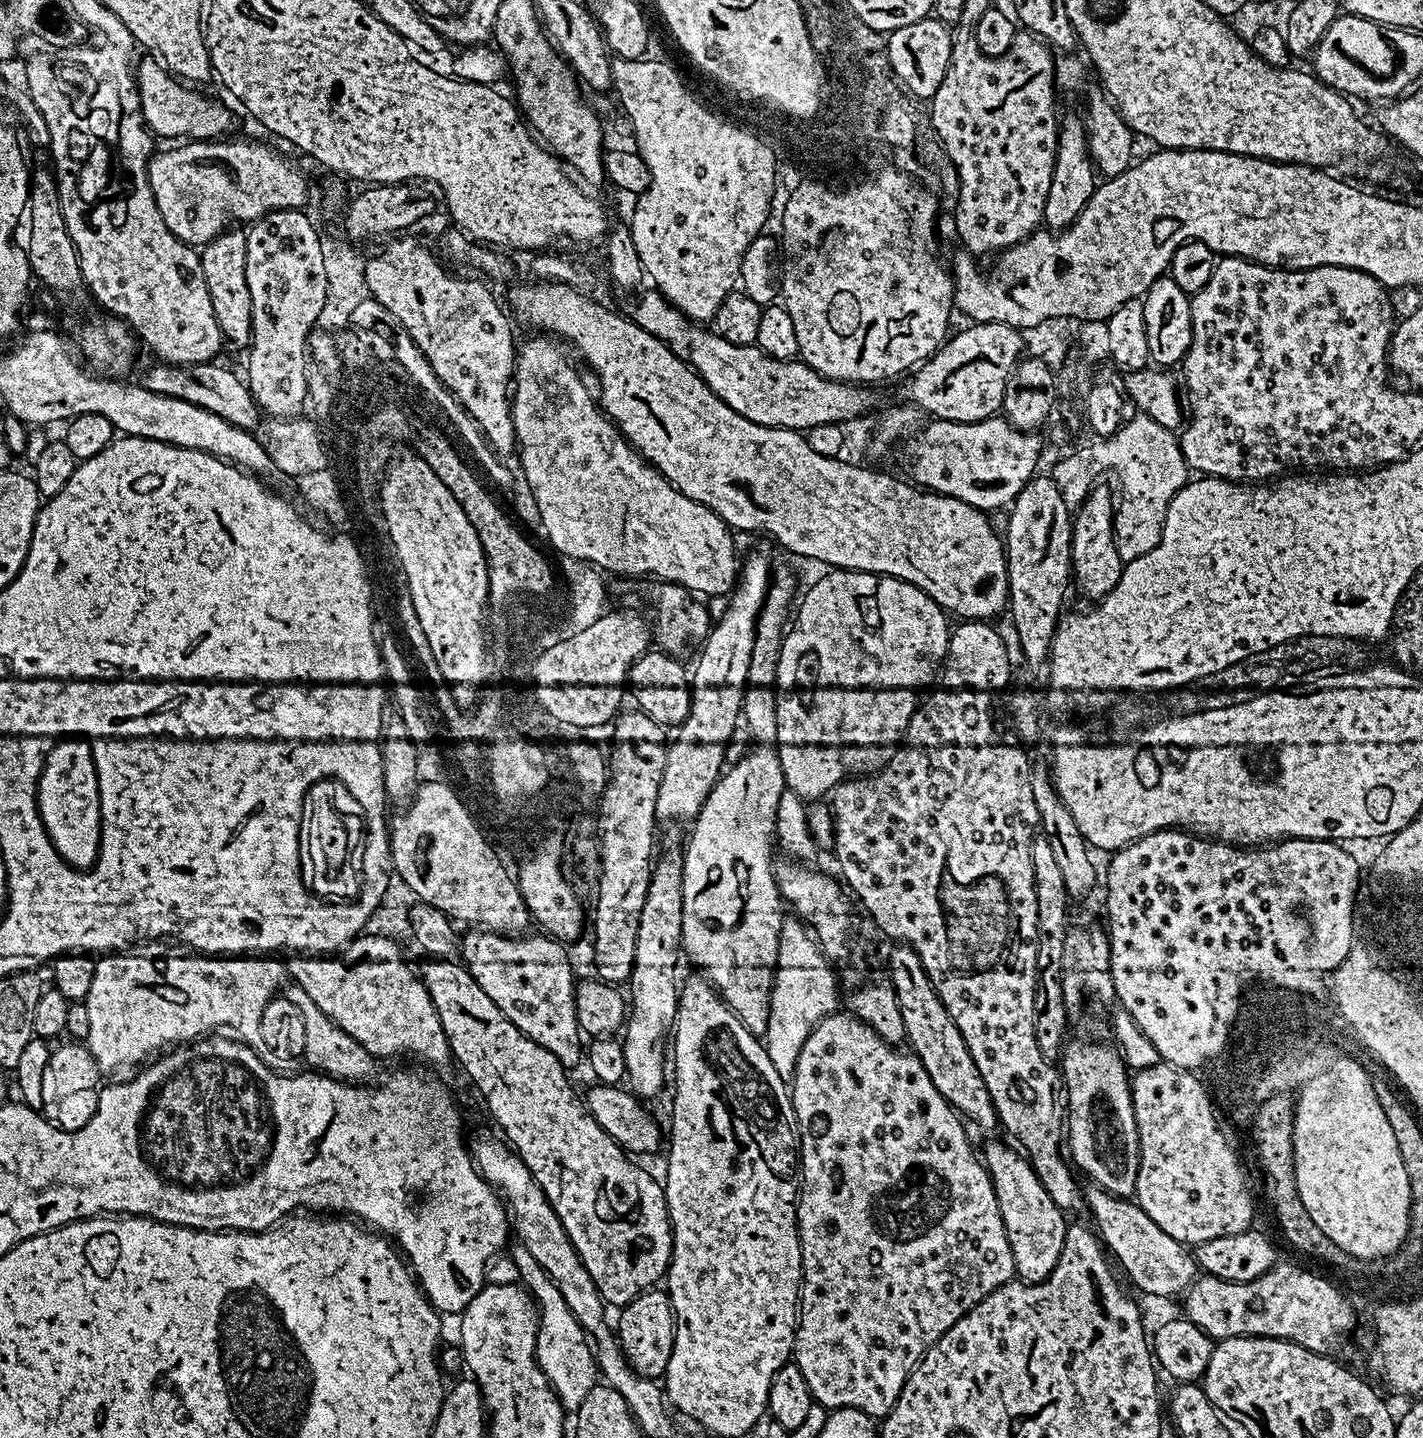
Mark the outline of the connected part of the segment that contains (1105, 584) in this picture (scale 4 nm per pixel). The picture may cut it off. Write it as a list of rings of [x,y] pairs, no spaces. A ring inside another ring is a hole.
[[[1097,483],[1088,493],[1072,517],[1072,574],[1074,588],[1084,596],[1093,596],[1099,602],[1114,588],[1124,572],[1125,561],[1120,559],[1116,549],[1114,527],[1114,492],[1106,485]]]

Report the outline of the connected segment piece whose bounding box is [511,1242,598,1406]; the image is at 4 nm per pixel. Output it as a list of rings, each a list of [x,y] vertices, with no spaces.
[[[519,1242],[513,1243],[511,1248],[516,1272],[521,1276],[519,1279],[523,1287],[532,1293],[538,1305],[536,1362],[555,1388],[556,1397],[562,1402],[572,1400],[572,1404],[578,1406],[598,1382],[598,1365],[590,1355],[590,1337],[568,1309],[568,1303],[566,1298],[562,1298],[559,1284],[549,1278],[548,1273],[534,1258],[534,1254],[530,1254],[530,1250],[526,1250],[526,1246]]]

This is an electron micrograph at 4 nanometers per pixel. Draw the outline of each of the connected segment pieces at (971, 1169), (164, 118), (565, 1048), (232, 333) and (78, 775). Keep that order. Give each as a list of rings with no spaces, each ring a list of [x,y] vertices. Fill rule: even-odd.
[[[837,1010],[831,1012],[822,1022],[818,1022],[818,1026],[802,1046],[802,1050],[798,1056],[798,1062],[796,1063],[794,1077],[790,1082],[792,1105],[796,1108],[796,1123],[798,1125],[798,1172],[802,1177],[798,1184],[798,1199],[796,1201],[796,1228],[800,1231],[800,1266],[802,1269],[802,1279],[800,1282],[800,1303],[798,1305],[794,1363],[800,1368],[802,1377],[806,1380],[806,1386],[811,1392],[815,1403],[821,1404],[829,1410],[856,1407],[858,1410],[864,1411],[873,1418],[883,1418],[888,1415],[890,1409],[896,1405],[897,1398],[900,1397],[900,1391],[906,1382],[906,1378],[915,1370],[916,1363],[928,1353],[928,1349],[933,1344],[940,1343],[940,1340],[946,1334],[946,1330],[950,1330],[950,1326],[954,1326],[954,1322],[958,1322],[978,1301],[983,1300],[985,1296],[989,1296],[995,1288],[1001,1288],[1003,1284],[1009,1283],[1016,1276],[1014,1254],[1010,1248],[1010,1238],[1004,1225],[1002,1210],[996,1197],[996,1187],[992,1182],[992,1175],[988,1171],[985,1161],[981,1157],[980,1160],[976,1157],[976,1152],[972,1149],[971,1142],[968,1141],[968,1132],[964,1129],[965,1121],[962,1119],[961,1113],[953,1107],[947,1095],[942,1091],[941,1085],[937,1083],[933,1073],[929,1072],[927,1066],[920,1060],[920,1057],[911,1051],[908,1051],[909,1053],[899,1052],[896,1048],[899,1047],[893,1046],[889,1041],[884,1040],[869,1024],[865,1024],[859,1018],[854,1018],[851,1011],[844,1010],[843,1012],[843,1010]]]
[[[151,58],[152,60],[139,61],[138,71],[136,75],[136,83],[139,85],[140,98],[143,106],[143,114],[145,123],[149,129],[157,137],[160,136],[184,136],[189,141],[195,142],[198,140],[213,141],[217,138],[224,138],[229,135],[228,132],[232,128],[232,112],[224,104],[219,104],[218,101],[208,101],[200,92],[195,92],[195,87],[189,86],[187,83],[181,82],[173,73],[169,72],[164,67],[159,59]]]
[[[488,930],[480,932],[468,932],[465,936],[463,933],[462,936],[462,960],[468,973],[486,990],[486,994],[490,994],[490,998],[494,998],[498,1008],[514,1022],[514,1026],[518,1026],[518,1030],[522,1030],[536,1044],[554,1053],[565,1066],[573,1066],[579,1060],[581,1063],[582,1029],[576,1013],[576,980],[572,976],[572,964],[564,953],[565,945],[544,934],[532,936],[529,940],[516,940],[520,938],[509,938]]]
[[[225,229],[208,244],[203,245],[200,264],[203,266],[204,281],[210,294],[211,308],[223,337],[246,348],[251,345],[253,314],[245,272],[247,233],[243,229],[234,229]]]
[[[60,738],[51,747],[47,749],[40,770],[40,783],[36,786],[36,805],[40,808],[40,817],[48,831],[48,837],[52,839],[52,845],[60,853],[64,863],[84,870],[90,864],[90,859],[88,860],[84,852],[89,852],[92,858],[100,855],[100,783],[96,777],[94,748],[84,738]]]

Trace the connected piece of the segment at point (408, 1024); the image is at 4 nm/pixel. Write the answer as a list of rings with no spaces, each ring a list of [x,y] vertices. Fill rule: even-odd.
[[[360,934],[355,937],[339,954],[304,954],[301,960],[290,964],[290,972],[294,975],[295,983],[299,984],[306,994],[331,1020],[340,1028],[346,1030],[352,1038],[374,1058],[380,1056],[396,1056],[399,1052],[413,1052],[424,1060],[433,1060],[440,1064],[444,1059],[449,1059],[450,1049],[444,1027],[440,1021],[438,1010],[428,988],[423,982],[421,973],[416,972],[404,961],[400,948],[391,936],[379,934]]]

